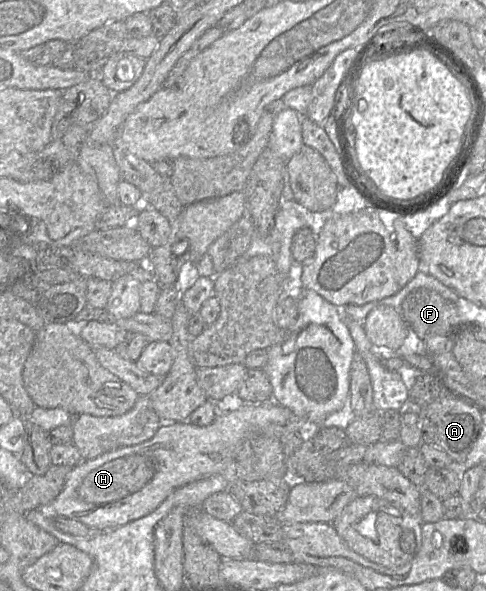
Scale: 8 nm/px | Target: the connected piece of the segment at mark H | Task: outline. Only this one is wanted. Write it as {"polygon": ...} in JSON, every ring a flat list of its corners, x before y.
{"polygon":[[268,401,260,404,230,405,230,409,219,412,207,426,196,426,190,422,162,423,156,434,148,441,135,446,122,447,91,460,82,460,72,468,59,495,48,505,50,513,75,519,98,530,105,531,121,527,153,512,172,492,193,481,214,474,221,474,236,458,242,441,255,433,280,437,289,431,310,431,320,425,311,425,295,416,288,408]]}

